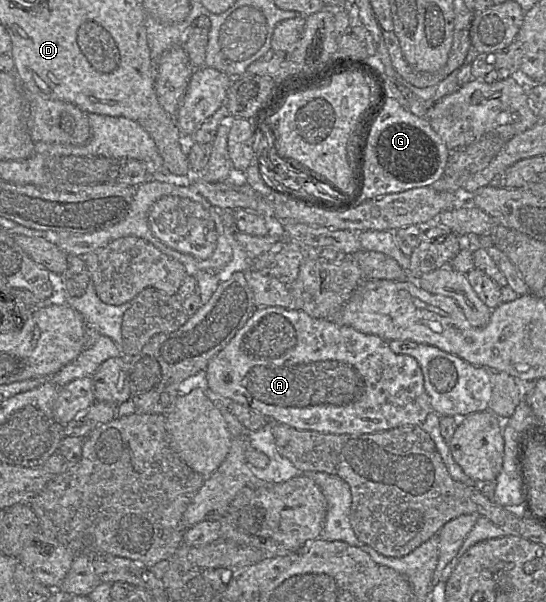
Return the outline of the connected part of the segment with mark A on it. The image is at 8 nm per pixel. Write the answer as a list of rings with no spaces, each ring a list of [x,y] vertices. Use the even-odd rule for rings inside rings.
[[[258,307],[226,347],[208,363],[206,388],[215,397],[247,406],[272,422],[299,430],[361,435],[401,426],[419,426],[432,412],[421,368],[413,357],[394,353],[388,342],[336,321],[311,317],[295,308]]]

